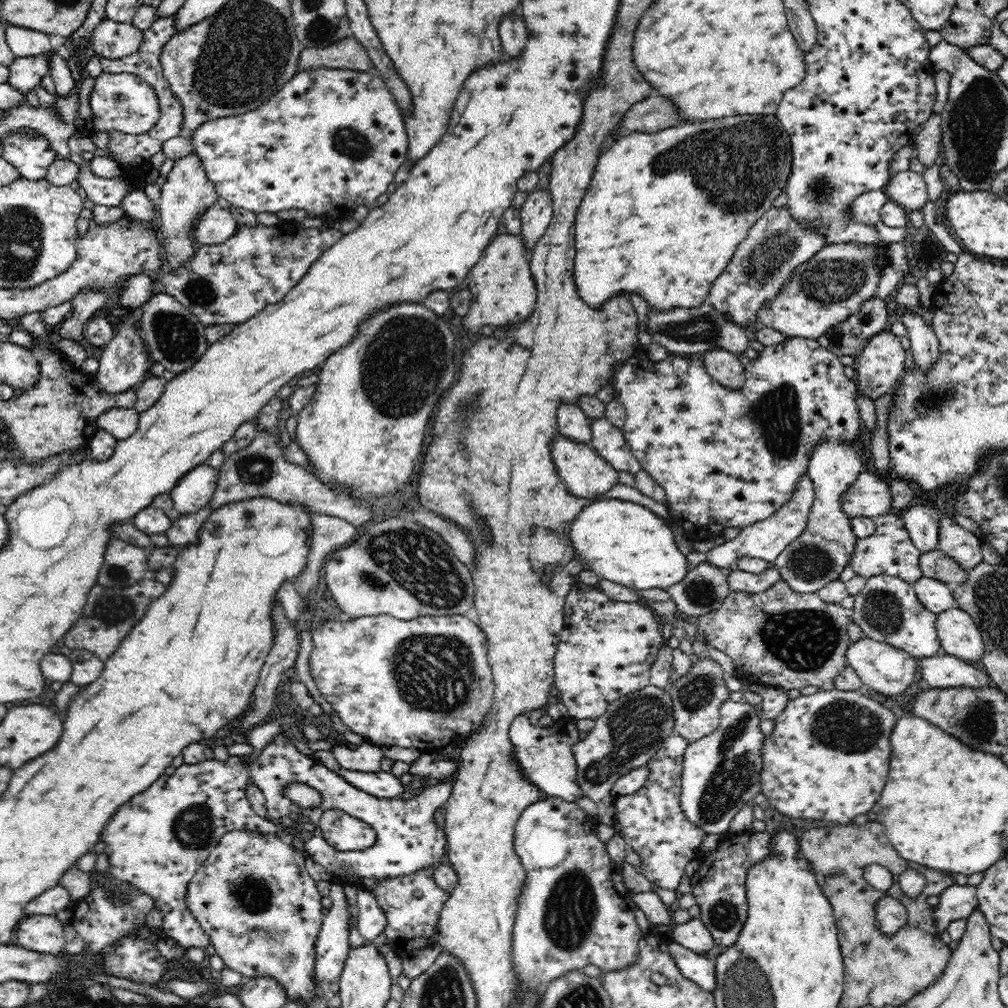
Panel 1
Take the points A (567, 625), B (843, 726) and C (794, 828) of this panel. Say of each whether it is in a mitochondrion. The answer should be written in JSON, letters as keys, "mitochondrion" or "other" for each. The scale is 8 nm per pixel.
{"A":"other","B":"mitochondrion","C":"other"}

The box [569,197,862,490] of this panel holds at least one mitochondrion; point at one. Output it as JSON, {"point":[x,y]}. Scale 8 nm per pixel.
{"point":[778,425]}

